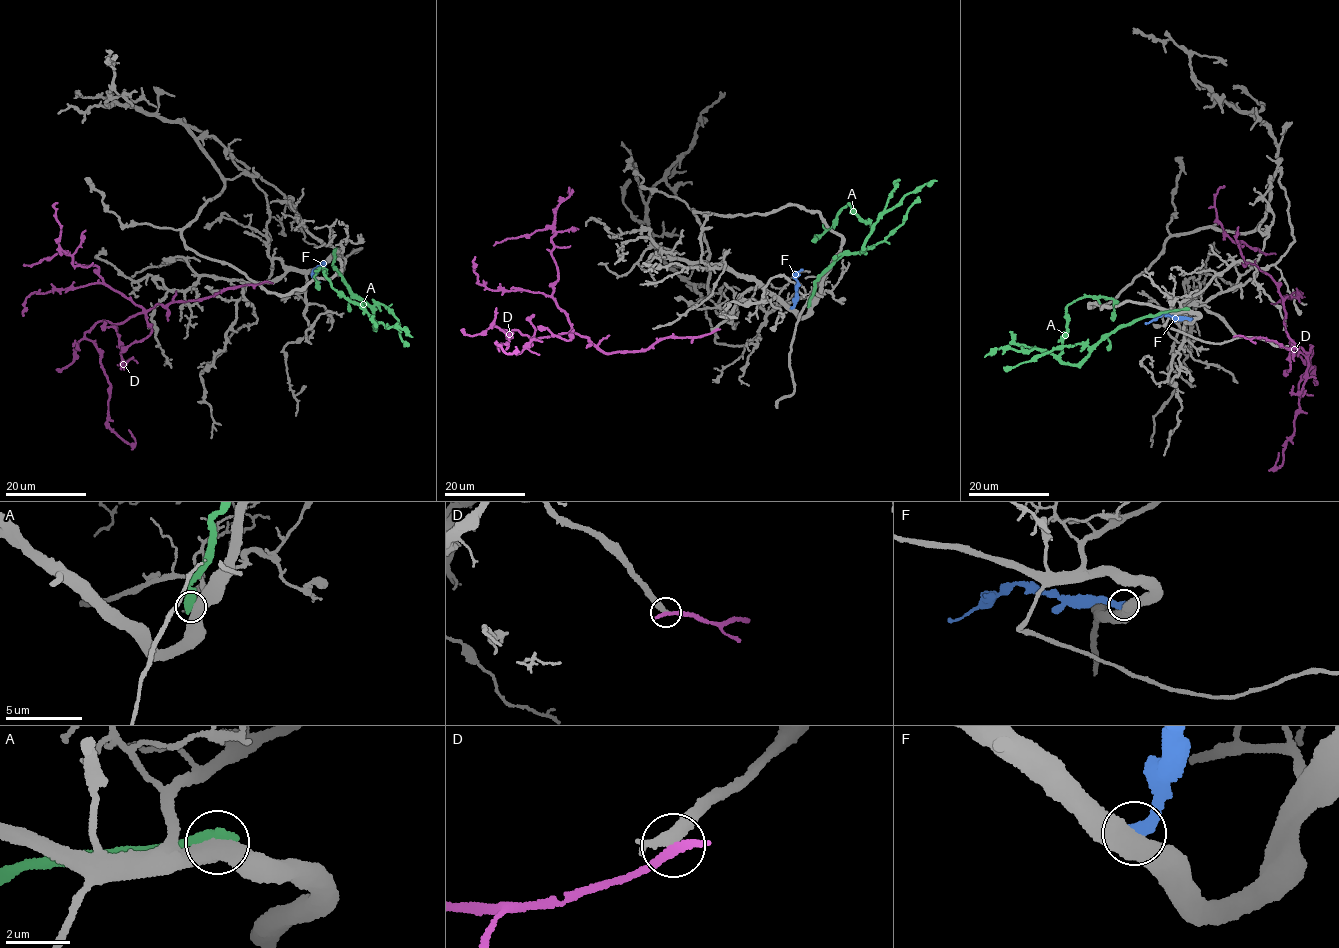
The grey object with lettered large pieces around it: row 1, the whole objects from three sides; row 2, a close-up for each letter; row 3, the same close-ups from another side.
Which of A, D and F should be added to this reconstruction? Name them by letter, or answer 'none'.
none

